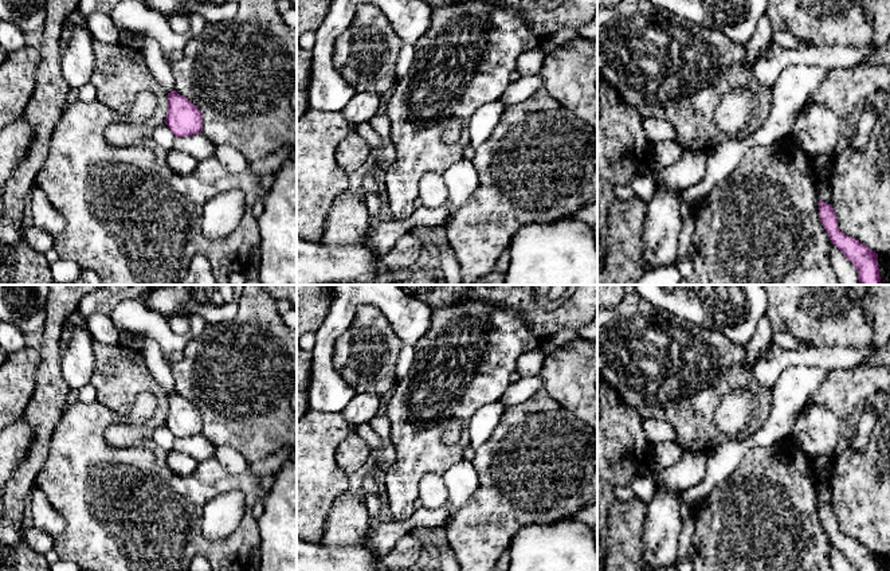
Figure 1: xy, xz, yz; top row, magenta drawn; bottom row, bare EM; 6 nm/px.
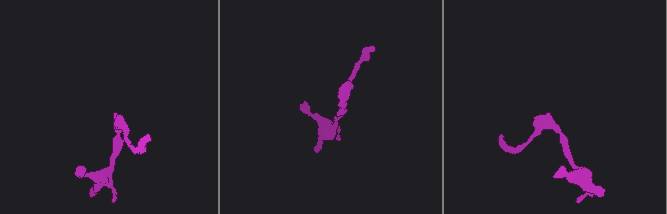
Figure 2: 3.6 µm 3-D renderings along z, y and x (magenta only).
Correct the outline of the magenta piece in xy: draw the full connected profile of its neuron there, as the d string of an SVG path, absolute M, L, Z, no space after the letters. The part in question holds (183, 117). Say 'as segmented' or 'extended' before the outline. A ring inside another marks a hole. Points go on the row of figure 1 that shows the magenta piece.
extended; M145 38L141 51L146 58L150 71L168 91L165 124L175 137L201 133L203 114L196 105L175 90L176 81L173 78L170 62L164 58L160 43L153 38Z

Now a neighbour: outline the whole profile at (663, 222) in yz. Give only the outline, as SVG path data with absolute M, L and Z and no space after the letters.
M658 184L647 204L643 227L643 265L646 271L671 265L678 258L678 239L682 230L682 191Z

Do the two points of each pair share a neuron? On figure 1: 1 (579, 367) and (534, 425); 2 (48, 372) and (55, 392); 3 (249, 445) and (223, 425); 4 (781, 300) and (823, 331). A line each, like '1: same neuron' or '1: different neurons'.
1: different neurons
2: same neuron
3: same neuron
4: same neuron

